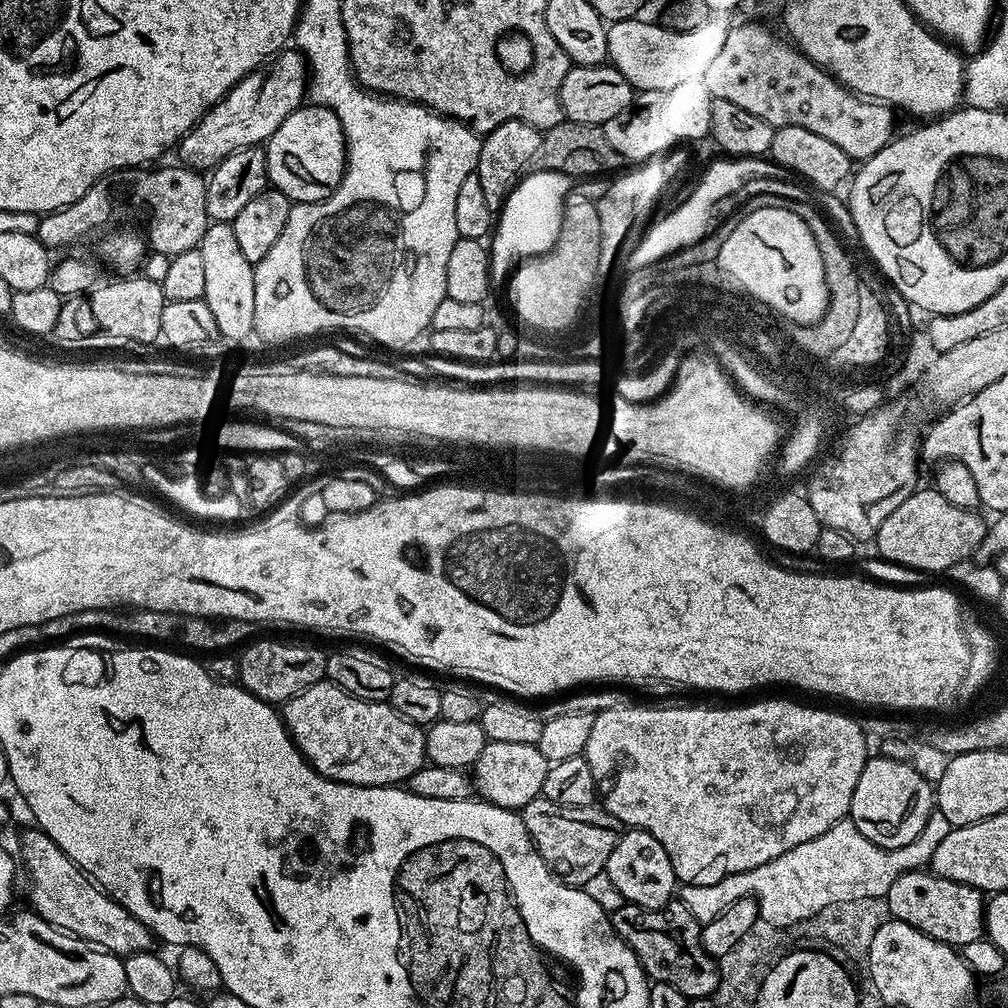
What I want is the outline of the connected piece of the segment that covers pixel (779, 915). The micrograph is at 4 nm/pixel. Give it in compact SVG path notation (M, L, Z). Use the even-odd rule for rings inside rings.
M845 818L834 822L834 826L826 830L826 834L818 834L818 838L810 838L810 842L802 842L802 846L794 846L794 850L786 850L786 854L778 854L778 858L762 866L754 866L754 870L730 874L722 878L722 882L714 882L710 886L683 885L679 889L678 900L686 906L686 910L690 910L690 914L694 914L696 921L703 926L714 918L718 918L718 914L722 914L726 906L738 902L743 896L752 896L758 902L760 919L763 923L775 928L791 930L795 924L803 926L813 920L819 912L826 910L826 906L838 906L838 902L854 902L858 898L887 897L890 886L894 886L894 882L898 882L898 878L902 878L902 874L910 870L909 865L898 865L893 872L885 874L884 881L880 881L879 874L872 872L872 868L878 867L883 860L894 859L895 856L898 856L897 849L883 848L870 842L870 838L866 838L866 834L862 834L850 818ZM851 859L856 860L857 868L851 868Z

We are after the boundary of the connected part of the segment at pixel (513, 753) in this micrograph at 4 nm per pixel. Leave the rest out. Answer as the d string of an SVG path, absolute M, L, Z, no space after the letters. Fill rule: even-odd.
M489 742L474 765L474 784L479 795L500 808L523 810L544 791L550 761L535 744Z

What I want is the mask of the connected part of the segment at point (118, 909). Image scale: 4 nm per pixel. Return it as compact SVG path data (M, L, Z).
M31 831L25 834L20 844L20 852L24 855L22 868L28 871L28 880L32 883L28 888L28 896L32 899L31 911L60 931L69 932L121 958L135 952L147 952L153 947L154 937L150 928L138 922L130 910L123 908L74 861L66 858L66 854L62 854L60 847L46 833Z

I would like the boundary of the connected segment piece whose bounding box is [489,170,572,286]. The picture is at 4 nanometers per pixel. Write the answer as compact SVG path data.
M536 170L533 173L525 175L517 183L499 213L489 253L493 285L503 285L517 262L548 252L561 232L563 202L572 188L571 177L556 171Z

